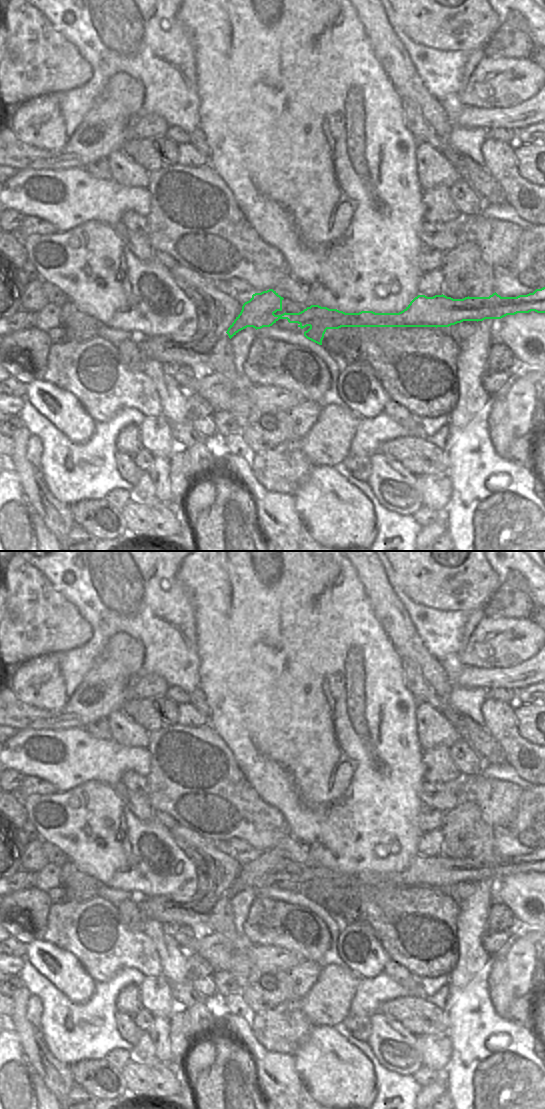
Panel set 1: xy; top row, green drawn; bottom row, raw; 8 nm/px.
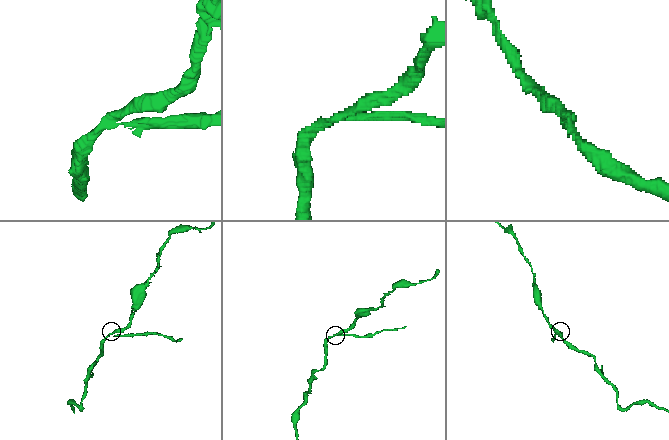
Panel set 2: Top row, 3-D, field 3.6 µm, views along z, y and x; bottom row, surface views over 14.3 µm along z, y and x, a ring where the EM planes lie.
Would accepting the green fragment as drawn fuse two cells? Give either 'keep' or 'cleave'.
keep

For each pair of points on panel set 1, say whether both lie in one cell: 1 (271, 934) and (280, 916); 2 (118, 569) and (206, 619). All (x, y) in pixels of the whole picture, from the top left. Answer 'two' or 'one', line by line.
1: one
2: two

